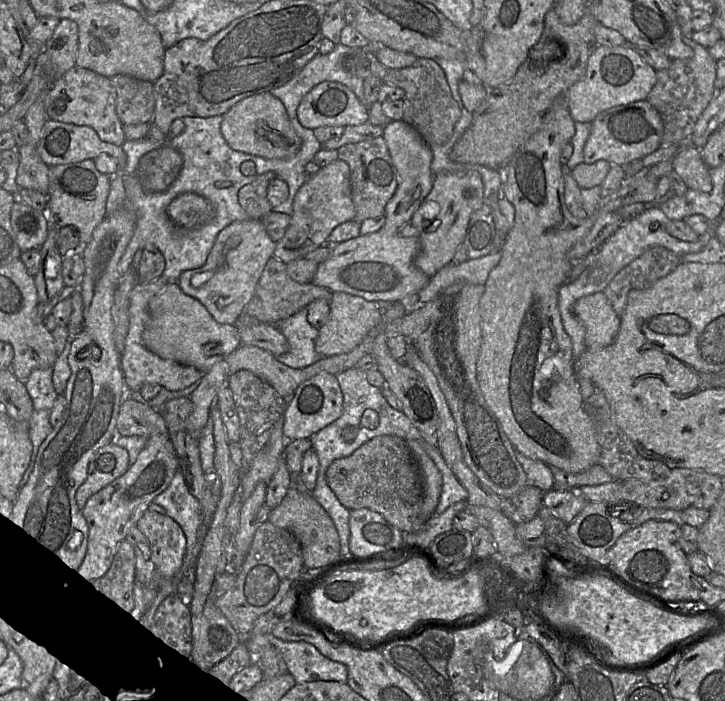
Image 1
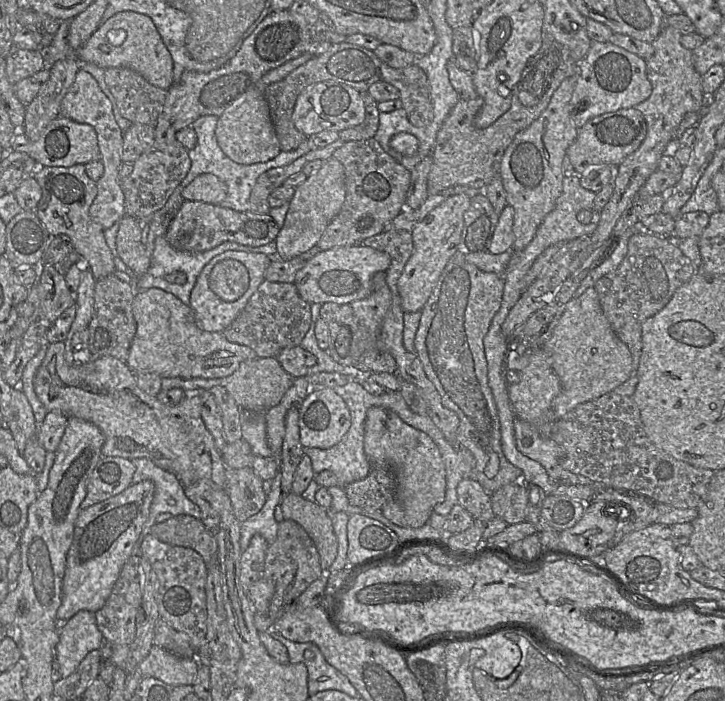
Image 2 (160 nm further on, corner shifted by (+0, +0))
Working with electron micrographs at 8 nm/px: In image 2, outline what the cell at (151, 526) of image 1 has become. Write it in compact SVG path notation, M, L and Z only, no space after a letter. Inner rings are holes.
M150 533L143 538L140 556L148 560L157 577L159 618L175 630L185 633L197 654L207 632L207 566L203 558L191 548L164 543Z

